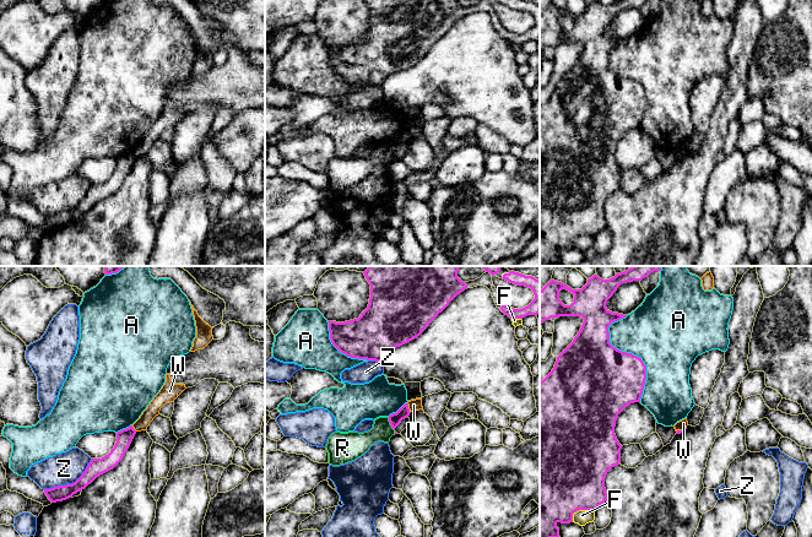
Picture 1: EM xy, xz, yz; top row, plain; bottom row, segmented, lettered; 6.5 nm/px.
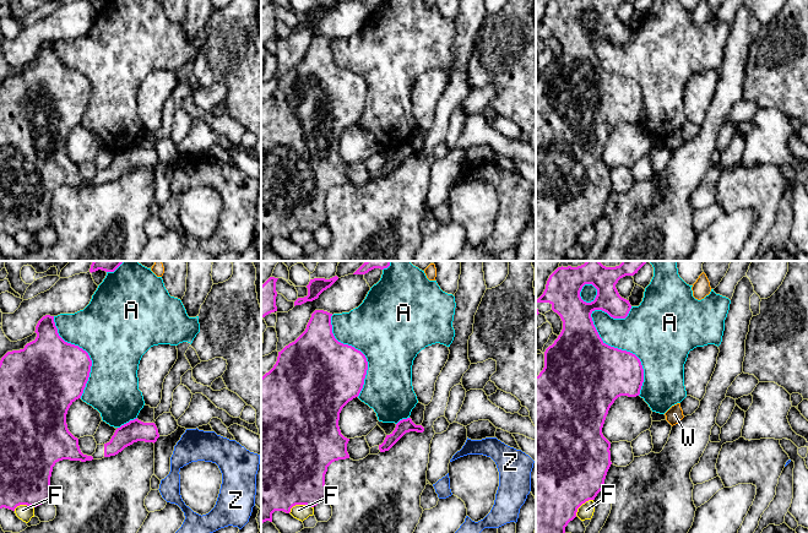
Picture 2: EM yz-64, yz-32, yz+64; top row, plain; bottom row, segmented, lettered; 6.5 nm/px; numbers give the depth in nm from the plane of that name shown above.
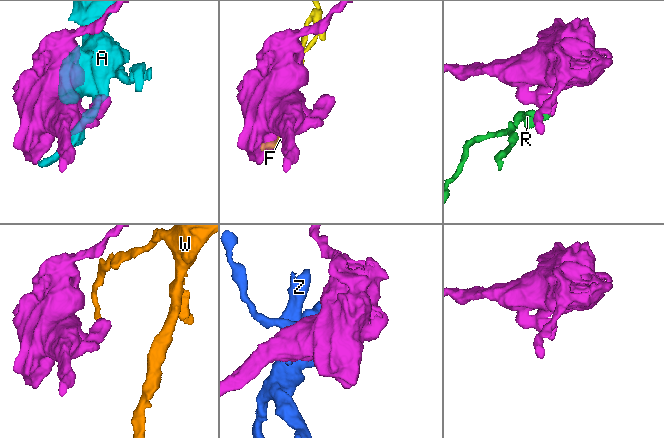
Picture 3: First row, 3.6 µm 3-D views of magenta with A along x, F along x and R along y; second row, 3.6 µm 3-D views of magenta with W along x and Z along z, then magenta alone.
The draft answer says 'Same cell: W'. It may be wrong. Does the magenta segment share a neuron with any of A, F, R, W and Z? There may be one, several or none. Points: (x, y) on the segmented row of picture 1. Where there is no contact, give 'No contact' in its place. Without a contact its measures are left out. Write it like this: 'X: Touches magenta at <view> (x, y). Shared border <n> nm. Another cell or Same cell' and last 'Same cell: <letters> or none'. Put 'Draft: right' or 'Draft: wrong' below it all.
A: Touches magenta at yz (629, 353). Shared border 600 nm. Another cell
F: Touches magenta at yz (579, 509). Shared border 160 nm. Another cell
R: Touches magenta at xz (390, 424). Shared border 120 nm. Another cell
W: Touches magenta at xz (407, 407). Shared border 70 nm. Another cell
Z: Touches magenta at xy (70, 484). Shared border 380 nm. Another cell
Same cell: none
Draft: wrong

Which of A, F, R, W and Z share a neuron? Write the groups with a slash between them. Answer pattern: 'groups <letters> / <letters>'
groups A / F / R / W / Z

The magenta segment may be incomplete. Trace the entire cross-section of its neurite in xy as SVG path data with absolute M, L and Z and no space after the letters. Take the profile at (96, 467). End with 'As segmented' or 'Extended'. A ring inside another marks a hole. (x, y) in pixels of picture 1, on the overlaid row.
M132 425L117 433L117 443L108 455L102 459L92 459L82 476L72 484L59 486L44 489L52 503L63 501L71 498L77 492L85 489L101 474L113 470L128 451L136 430Z. As segmented

